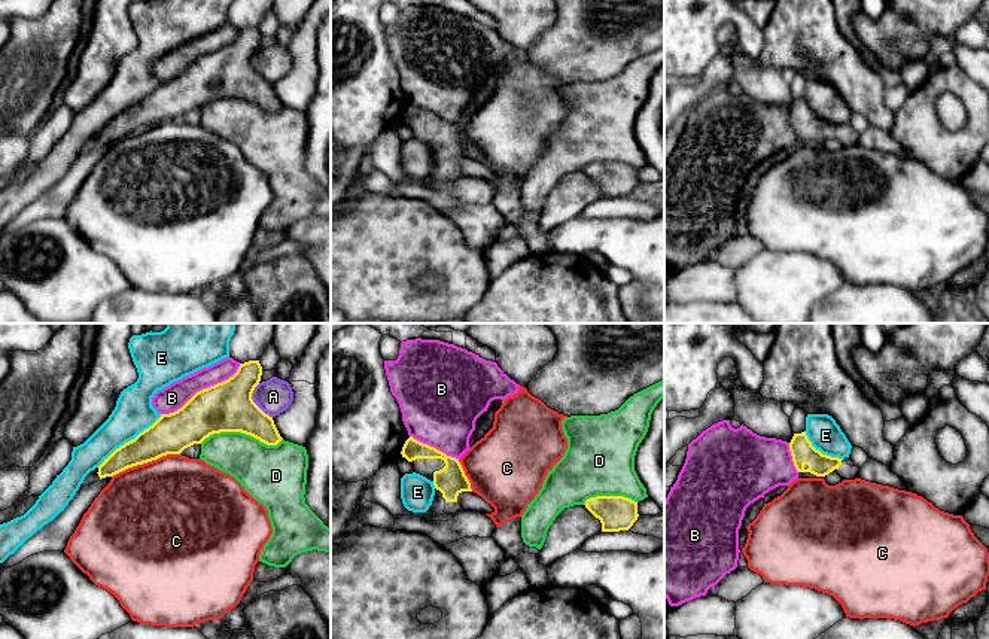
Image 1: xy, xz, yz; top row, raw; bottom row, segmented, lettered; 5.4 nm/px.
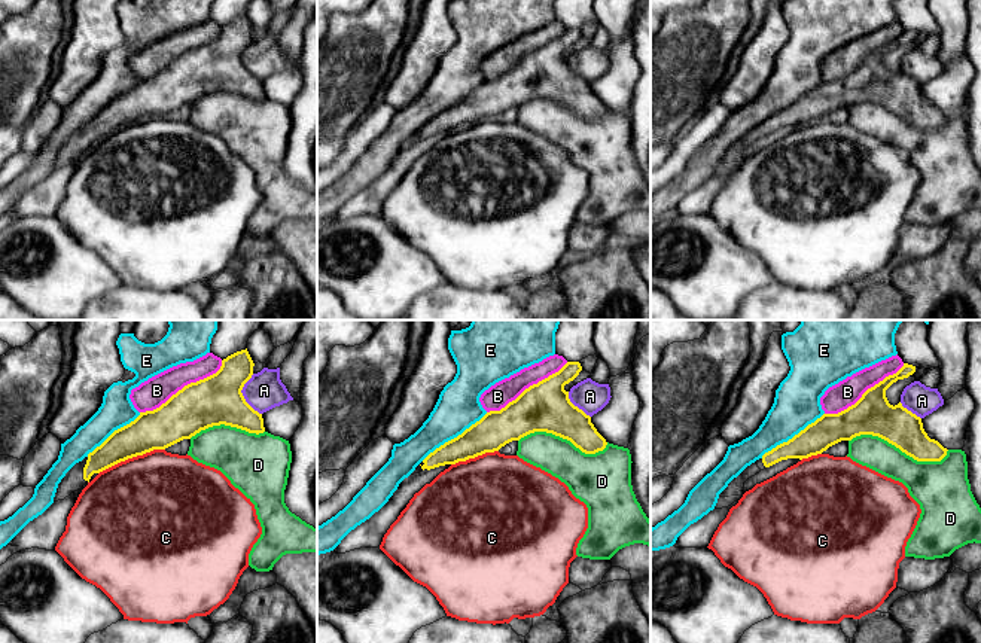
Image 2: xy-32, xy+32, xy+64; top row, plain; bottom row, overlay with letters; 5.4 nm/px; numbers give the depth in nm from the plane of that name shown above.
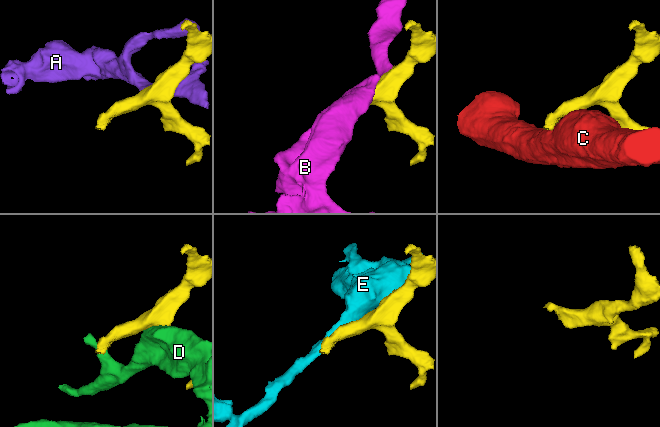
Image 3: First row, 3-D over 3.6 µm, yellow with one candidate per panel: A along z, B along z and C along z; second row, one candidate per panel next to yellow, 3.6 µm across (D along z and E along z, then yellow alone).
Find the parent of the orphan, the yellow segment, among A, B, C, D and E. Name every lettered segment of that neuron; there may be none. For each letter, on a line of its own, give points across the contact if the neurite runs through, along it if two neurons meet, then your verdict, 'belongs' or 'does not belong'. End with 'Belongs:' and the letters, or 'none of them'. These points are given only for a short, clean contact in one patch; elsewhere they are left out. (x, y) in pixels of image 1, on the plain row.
A: does not belong
B: does not belong
C: border xy (179, 119), (167, 119), (128, 133), (112, 143); does not belong
D: does not belong
E: does not belong
Belongs: none of them

